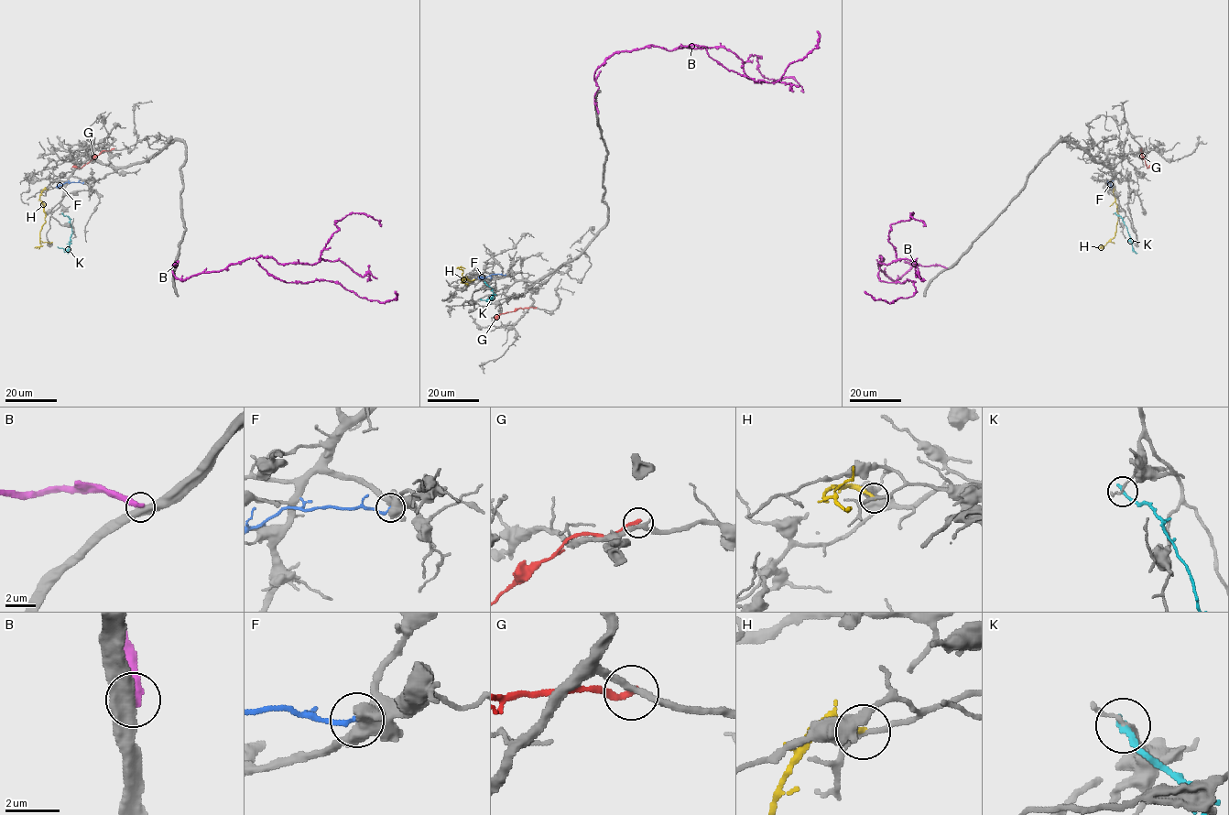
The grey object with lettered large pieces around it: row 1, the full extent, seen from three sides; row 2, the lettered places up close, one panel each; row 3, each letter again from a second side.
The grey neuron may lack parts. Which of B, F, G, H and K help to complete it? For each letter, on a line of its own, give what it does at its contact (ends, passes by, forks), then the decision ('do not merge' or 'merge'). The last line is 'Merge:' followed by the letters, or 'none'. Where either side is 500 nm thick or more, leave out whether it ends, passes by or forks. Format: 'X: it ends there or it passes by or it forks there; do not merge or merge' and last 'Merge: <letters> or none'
B: do not merge
F: do not merge
G: it ends there; do not merge
H: it ends there; do not merge
K: it ends there; do not merge
Merge: none

